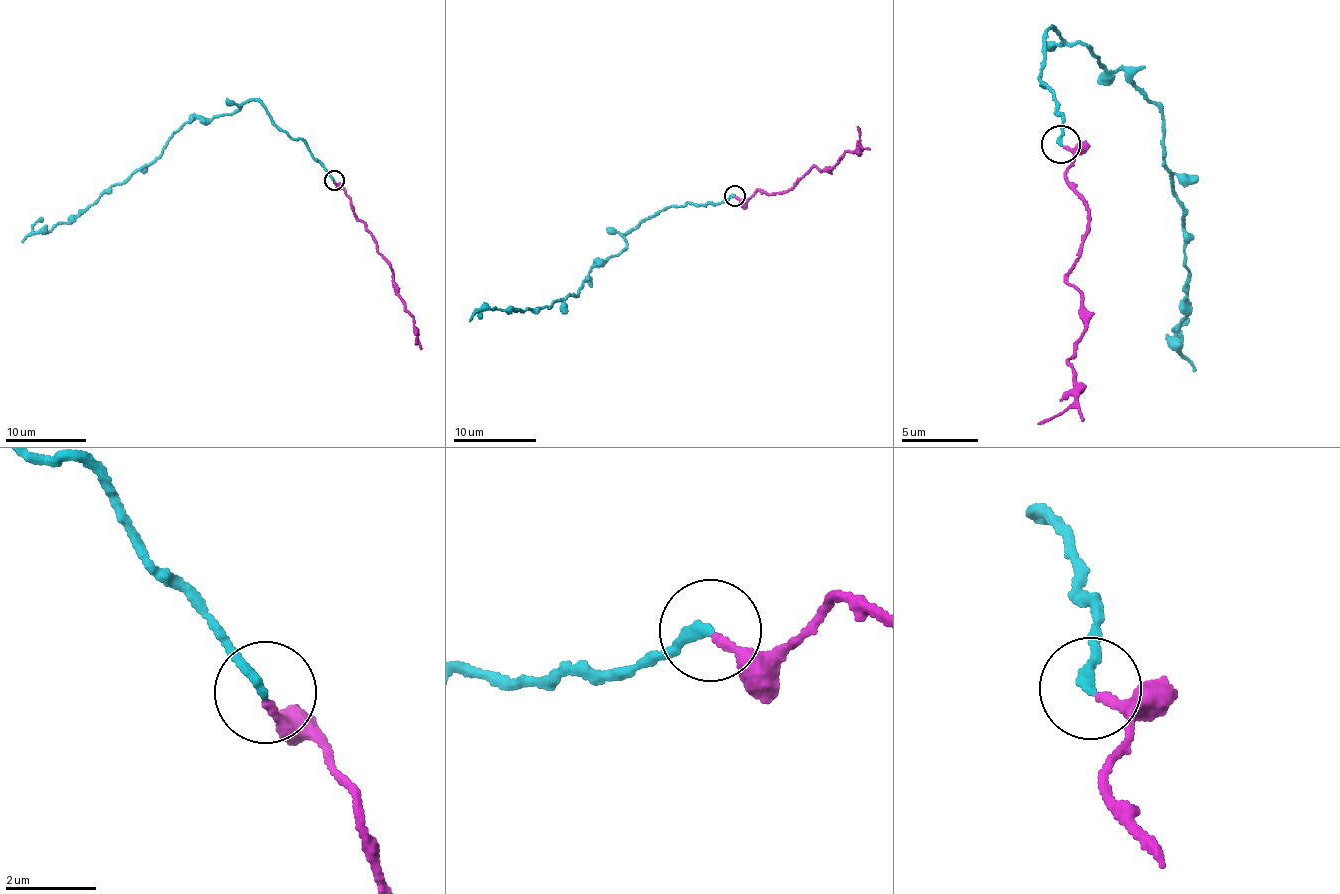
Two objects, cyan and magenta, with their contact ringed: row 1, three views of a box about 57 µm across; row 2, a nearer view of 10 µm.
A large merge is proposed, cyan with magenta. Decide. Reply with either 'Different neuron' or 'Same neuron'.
Same neuron

